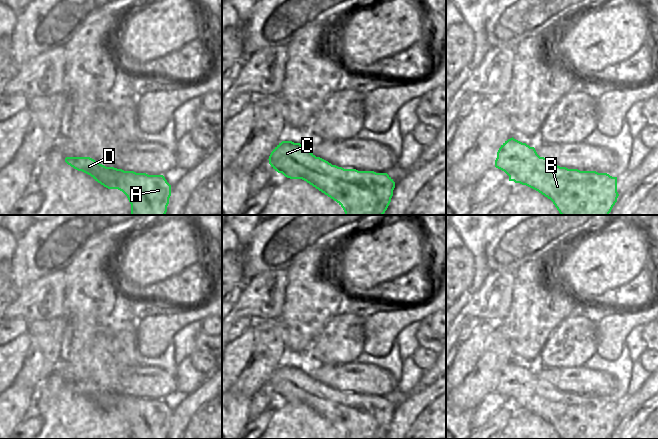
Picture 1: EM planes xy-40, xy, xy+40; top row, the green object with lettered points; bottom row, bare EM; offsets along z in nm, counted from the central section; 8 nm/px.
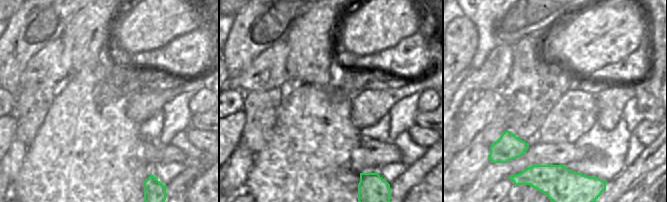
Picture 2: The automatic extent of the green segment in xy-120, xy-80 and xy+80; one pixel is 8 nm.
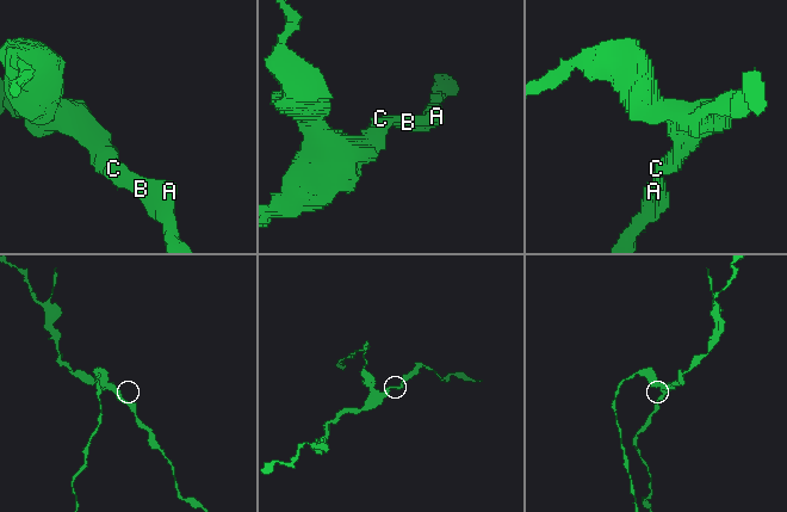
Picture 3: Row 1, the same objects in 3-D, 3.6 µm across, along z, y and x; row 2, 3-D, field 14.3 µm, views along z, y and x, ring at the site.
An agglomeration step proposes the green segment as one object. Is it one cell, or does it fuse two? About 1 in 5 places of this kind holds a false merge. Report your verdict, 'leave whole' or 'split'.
leave whole

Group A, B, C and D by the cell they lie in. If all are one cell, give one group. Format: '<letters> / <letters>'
A B C D

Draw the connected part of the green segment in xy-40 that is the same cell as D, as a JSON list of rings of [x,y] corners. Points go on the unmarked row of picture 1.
[[[66,381],[65,386],[74,393],[90,399],[104,411],[122,415],[131,428],[131,439],[166,438],[171,420],[171,409],[163,399],[148,399],[146,397],[136,397],[134,395],[106,391],[90,381]]]

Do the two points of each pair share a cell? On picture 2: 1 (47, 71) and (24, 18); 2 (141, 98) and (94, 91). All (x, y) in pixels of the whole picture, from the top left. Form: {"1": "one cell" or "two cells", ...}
{"1": "two cells", "2": "two cells"}

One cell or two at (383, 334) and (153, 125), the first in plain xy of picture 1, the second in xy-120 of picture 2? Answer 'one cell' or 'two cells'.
two cells

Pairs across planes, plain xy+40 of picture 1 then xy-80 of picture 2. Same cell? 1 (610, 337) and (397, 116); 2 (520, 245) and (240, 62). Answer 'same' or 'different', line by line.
1: different
2: same

